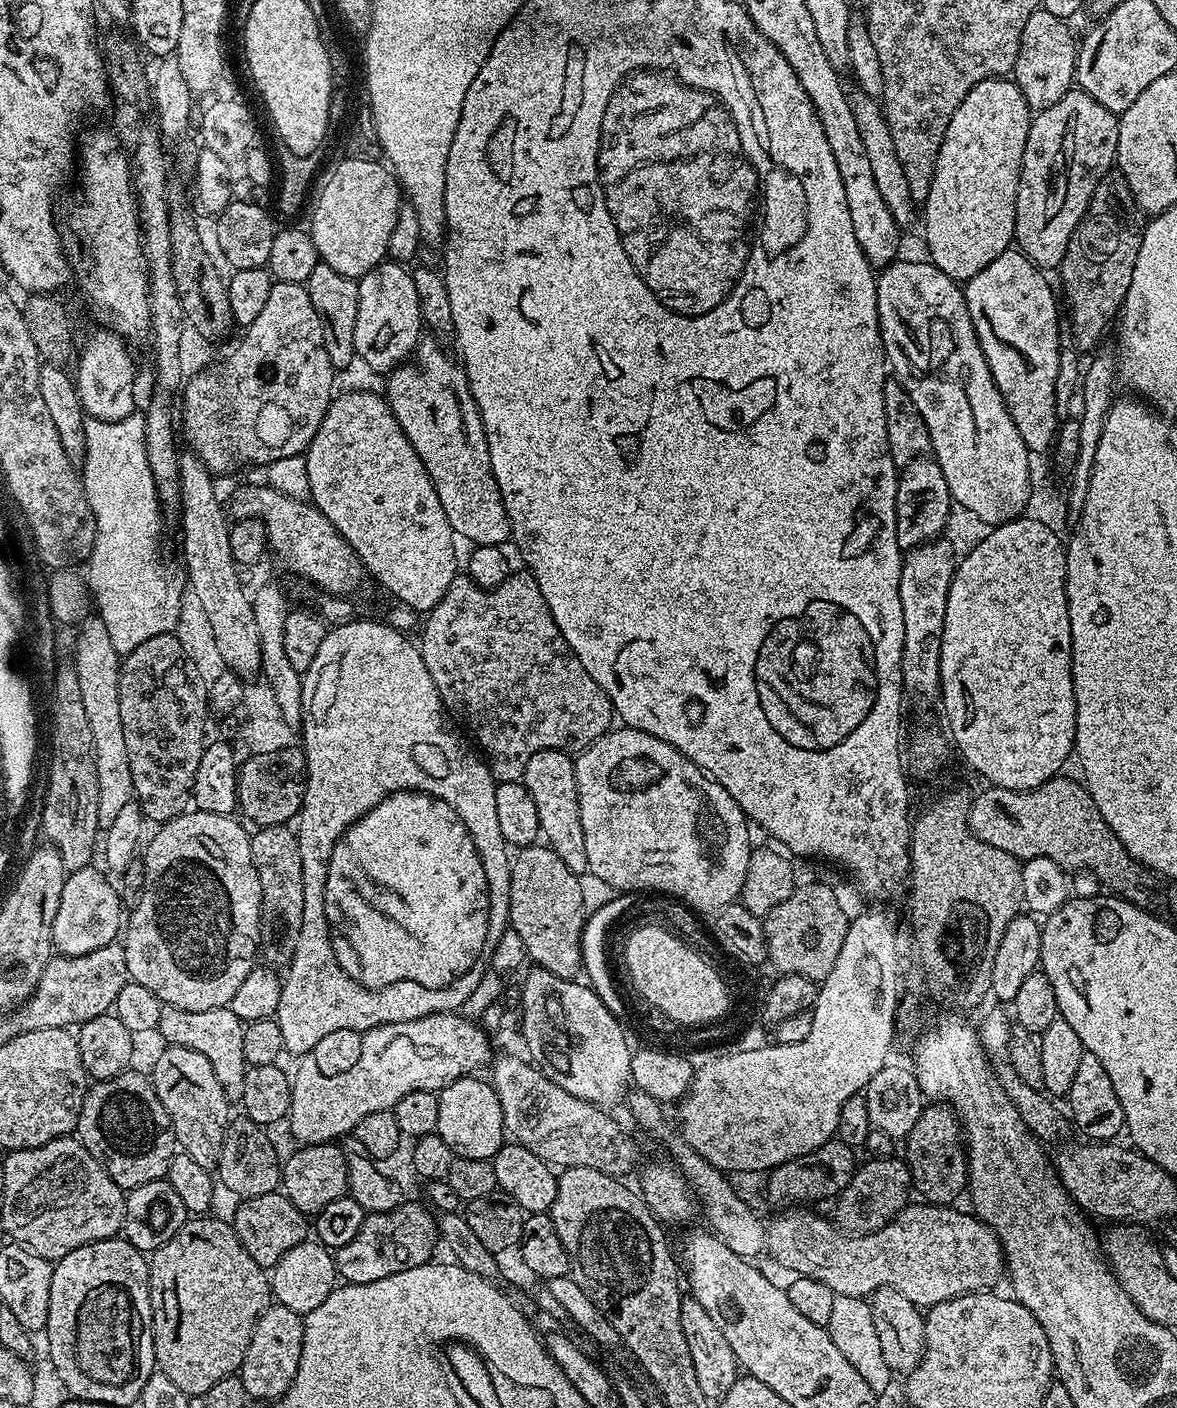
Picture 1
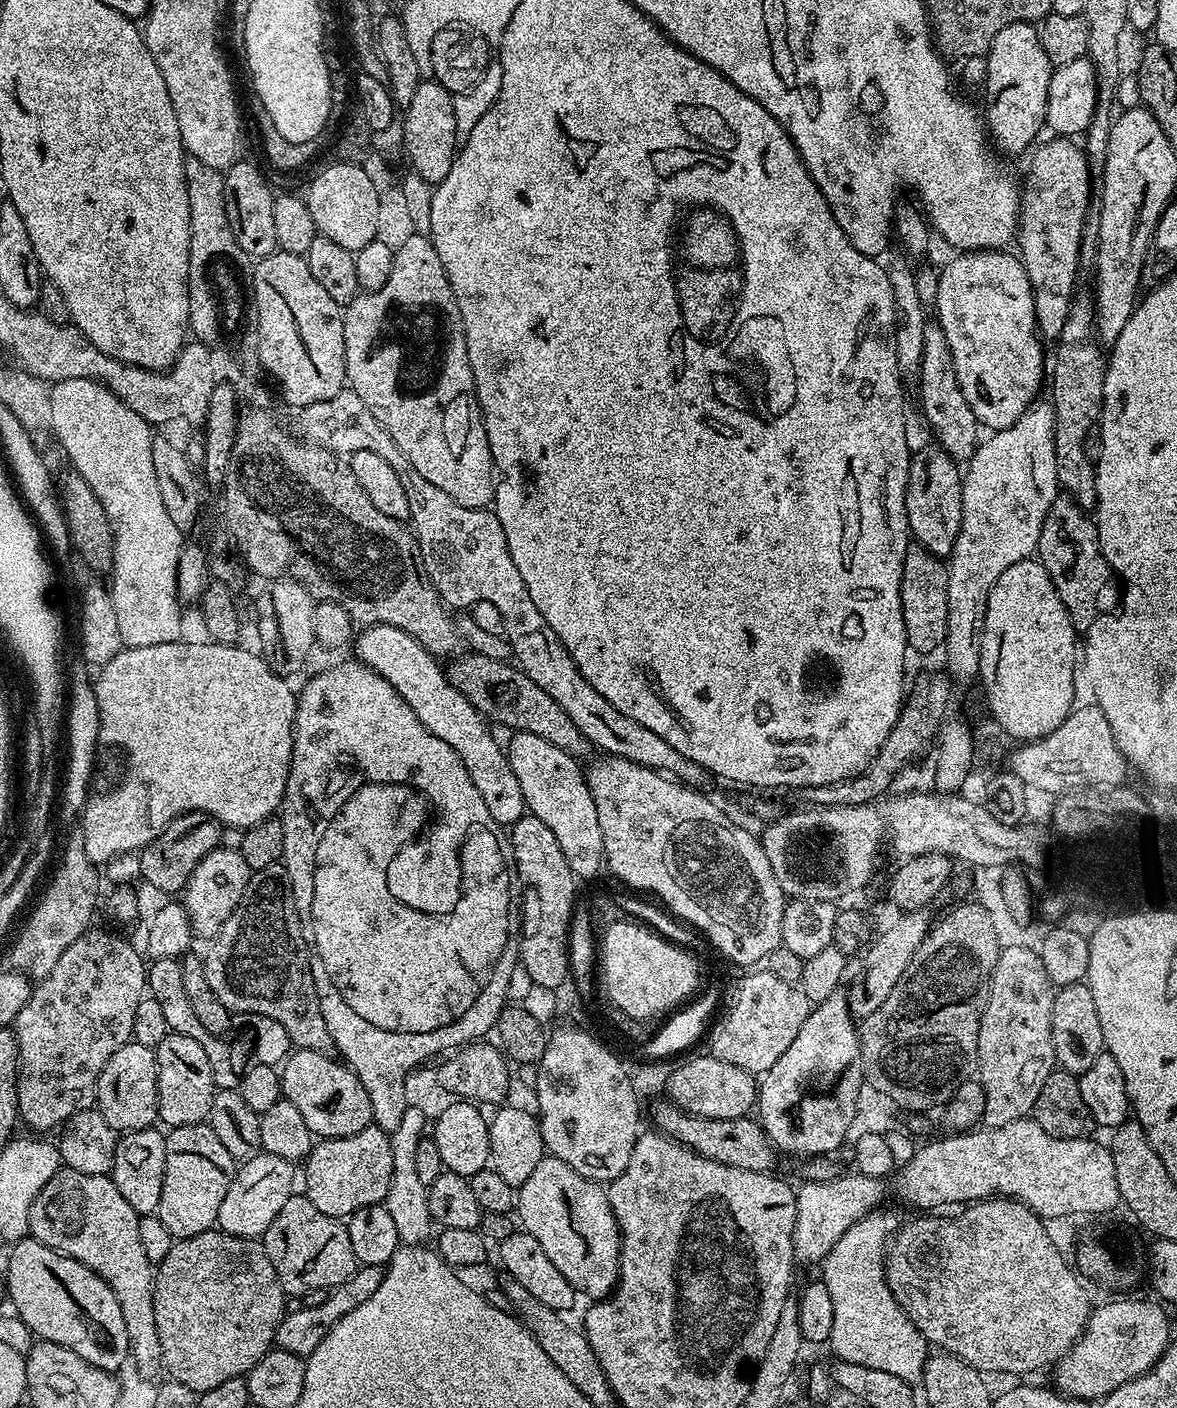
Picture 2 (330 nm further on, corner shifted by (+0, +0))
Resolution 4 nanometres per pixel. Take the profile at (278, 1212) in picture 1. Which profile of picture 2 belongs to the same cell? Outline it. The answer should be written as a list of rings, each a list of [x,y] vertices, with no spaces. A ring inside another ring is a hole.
[[[294,1194],[286,1202],[286,1206],[278,1210],[278,1214],[264,1231],[262,1243],[265,1254],[278,1274],[280,1285],[289,1297],[301,1298],[307,1292],[320,1294],[325,1290],[337,1288],[339,1284],[346,1282],[346,1278],[353,1276],[358,1267],[354,1246],[350,1246],[347,1227],[337,1217],[322,1214],[322,1210],[318,1210],[318,1206],[310,1203],[308,1197],[303,1194]]]

